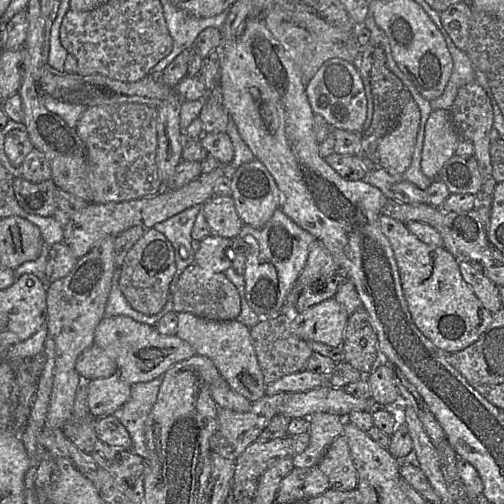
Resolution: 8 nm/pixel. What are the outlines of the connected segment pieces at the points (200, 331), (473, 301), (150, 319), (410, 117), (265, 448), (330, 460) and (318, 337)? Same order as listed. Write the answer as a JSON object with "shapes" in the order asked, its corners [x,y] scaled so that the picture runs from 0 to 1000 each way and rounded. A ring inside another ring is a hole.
{"shapes":[[[[351,621],[347,665],[371,679],[389,702],[415,710],[454,766],[498,800],[526,784],[528,764],[496,667],[496,651],[472,635],[415,637],[379,621]]],[[[756,425],[750,444],[782,500],[802,589],[827,651],[889,702],[944,679],[974,643],[980,621],[956,605],[919,554],[911,518],[881,490],[849,486],[831,476],[806,444],[790,437]]],[[[228,532],[226,536],[216,585],[208,605],[206,629],[224,629],[224,627],[242,625],[242,627],[256,629],[270,639],[292,643],[296,647],[306,649],[310,641],[327,623],[343,617],[341,585],[347,577],[347,569],[353,560],[353,554],[345,552],[339,556],[331,597],[323,613],[313,623],[296,627],[266,615],[248,593],[234,565],[236,550],[238,550],[238,534],[240,532]]],[[[812,200],[788,248],[750,284],[752,327],[778,349],[798,349],[815,323],[833,230],[827,208]]],[[[571,863],[534,875],[510,873],[466,911],[460,960],[466,962],[486,952],[512,952],[548,913],[583,903],[579,865]]],[[[683,861],[657,879],[631,925],[651,948],[653,970],[696,974],[708,966],[708,933]]],[[[665,591],[649,593],[599,621],[571,619],[571,625],[573,649],[591,671],[659,688],[679,685],[692,623]]]]}

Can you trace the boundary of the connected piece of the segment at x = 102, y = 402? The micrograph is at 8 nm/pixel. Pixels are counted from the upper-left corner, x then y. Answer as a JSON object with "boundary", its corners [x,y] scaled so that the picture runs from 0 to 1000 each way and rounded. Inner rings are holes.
{"boundary":[[[232,740],[214,750],[169,758],[173,806],[177,823],[185,829],[226,823],[260,786],[262,764],[250,760]]]}

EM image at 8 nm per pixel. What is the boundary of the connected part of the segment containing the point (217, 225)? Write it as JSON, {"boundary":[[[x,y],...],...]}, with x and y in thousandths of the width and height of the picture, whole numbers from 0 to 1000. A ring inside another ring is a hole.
{"boundary":[[[423,389],[403,405],[401,421],[415,450],[415,468],[462,476],[484,446],[458,389]]]}

